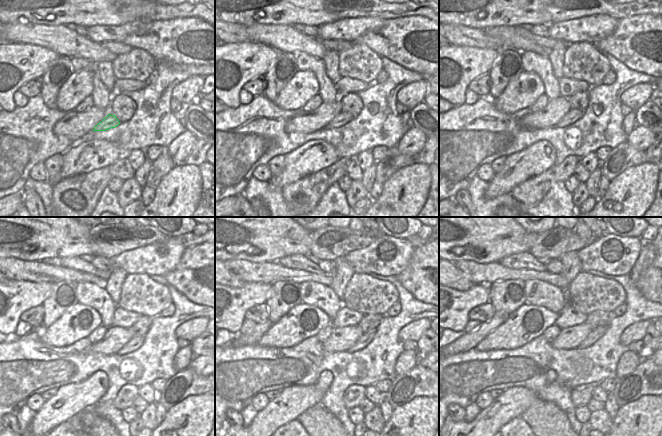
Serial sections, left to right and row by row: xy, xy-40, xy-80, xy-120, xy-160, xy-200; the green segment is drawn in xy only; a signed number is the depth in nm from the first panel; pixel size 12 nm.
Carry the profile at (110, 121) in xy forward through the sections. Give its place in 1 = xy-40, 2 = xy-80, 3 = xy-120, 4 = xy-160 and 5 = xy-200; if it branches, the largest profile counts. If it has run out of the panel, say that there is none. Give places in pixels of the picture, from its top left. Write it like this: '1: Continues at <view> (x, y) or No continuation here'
1: Continues at xy-40 (343, 118)
2: Continues at xy-80 (572, 116)
3: Continues at xy-120 (136, 342)
4: Continues at xy-160 (365, 339)
5: Continues at xy-200 (597, 333)

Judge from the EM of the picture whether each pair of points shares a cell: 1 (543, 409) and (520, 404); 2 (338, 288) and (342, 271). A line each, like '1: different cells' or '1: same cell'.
1: different cells
2: same cell

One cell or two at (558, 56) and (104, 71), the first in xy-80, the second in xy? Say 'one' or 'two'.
one

